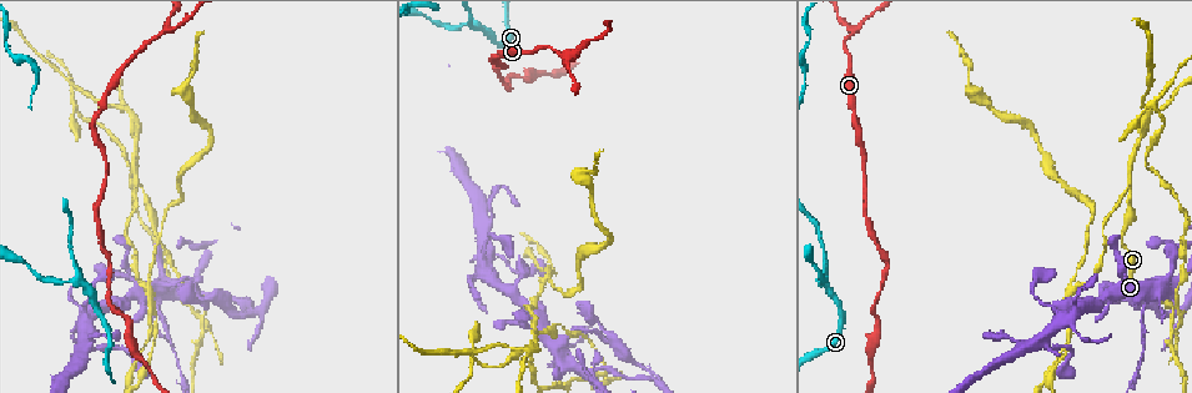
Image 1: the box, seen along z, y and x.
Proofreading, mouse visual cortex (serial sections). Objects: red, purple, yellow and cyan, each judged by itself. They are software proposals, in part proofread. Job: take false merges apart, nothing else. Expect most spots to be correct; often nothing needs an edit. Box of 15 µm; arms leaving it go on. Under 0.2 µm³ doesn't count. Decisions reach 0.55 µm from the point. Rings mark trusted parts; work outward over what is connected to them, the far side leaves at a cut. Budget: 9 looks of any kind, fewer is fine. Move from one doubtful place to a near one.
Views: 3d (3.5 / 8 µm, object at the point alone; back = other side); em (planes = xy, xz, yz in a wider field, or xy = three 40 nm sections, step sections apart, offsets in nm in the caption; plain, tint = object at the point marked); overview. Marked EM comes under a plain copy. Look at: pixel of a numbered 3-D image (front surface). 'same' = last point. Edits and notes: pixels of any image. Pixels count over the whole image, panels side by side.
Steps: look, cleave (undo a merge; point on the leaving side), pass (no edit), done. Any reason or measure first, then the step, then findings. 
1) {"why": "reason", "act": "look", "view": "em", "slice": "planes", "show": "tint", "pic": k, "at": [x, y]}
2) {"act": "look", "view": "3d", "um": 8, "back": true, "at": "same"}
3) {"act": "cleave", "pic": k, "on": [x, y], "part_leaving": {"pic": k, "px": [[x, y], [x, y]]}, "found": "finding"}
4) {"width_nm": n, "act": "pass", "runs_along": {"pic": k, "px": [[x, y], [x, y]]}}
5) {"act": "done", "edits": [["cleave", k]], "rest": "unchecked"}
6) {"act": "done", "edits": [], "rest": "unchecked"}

{"why": "thick turns thin", "act": "look", "view": "3d", "um": 3.5, "pic": 1, "at": [1130, 183]}

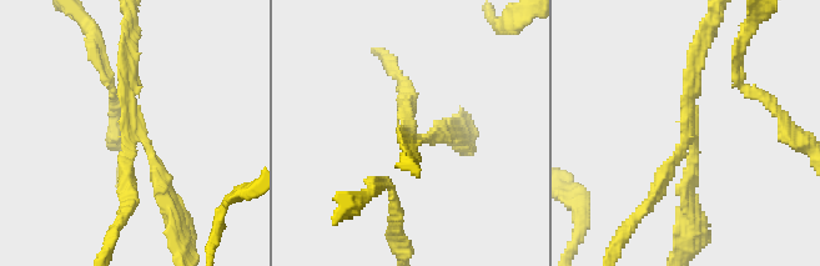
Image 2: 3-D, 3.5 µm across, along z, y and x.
{"arms": 3, "arm_widths_nm": [150, 150, 200], "act": "look", "view": "em", "slice": "planes", "show": "tint", "pic": 2, "at": [696, 136]}

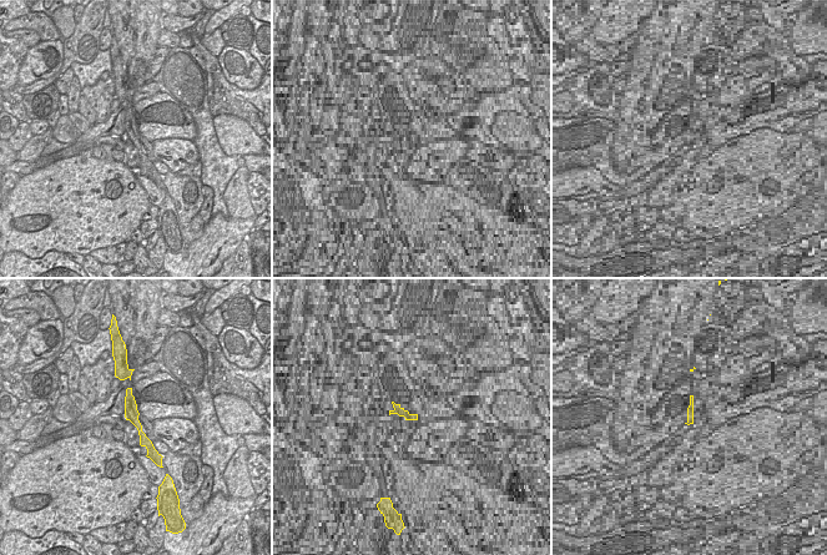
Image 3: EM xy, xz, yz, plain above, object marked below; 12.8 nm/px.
{"width_nm": 190, "act": "cleave", "pic": 2, "on": [669, 172], "part_leaving": {"pic": 2, "px": [[694, 136], [623, 236]]}, "found": "a second cell is stuck on"}

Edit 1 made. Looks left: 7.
{"why": "see it whole again", "act": "look", "view": "overview"}

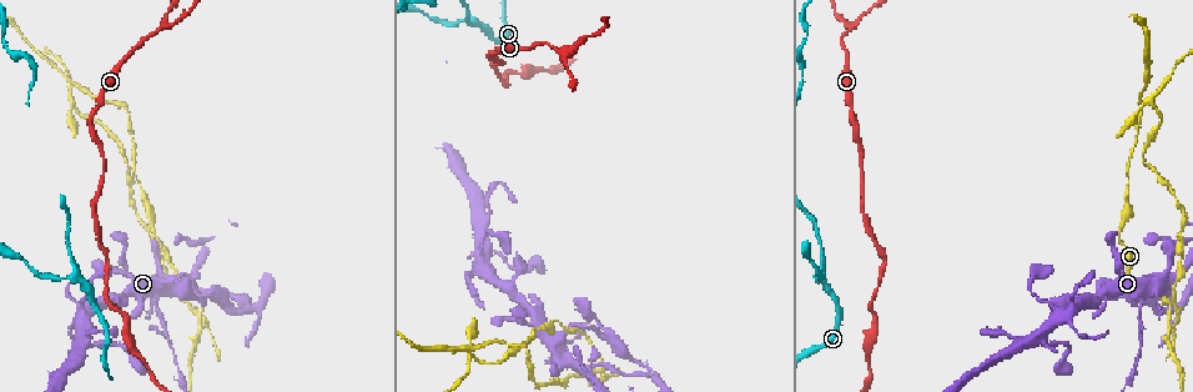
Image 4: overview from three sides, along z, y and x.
{"why": "three-way junction", "act": "look", "view": "3d", "um": 8, "pic": 4, "at": [1167, 326]}

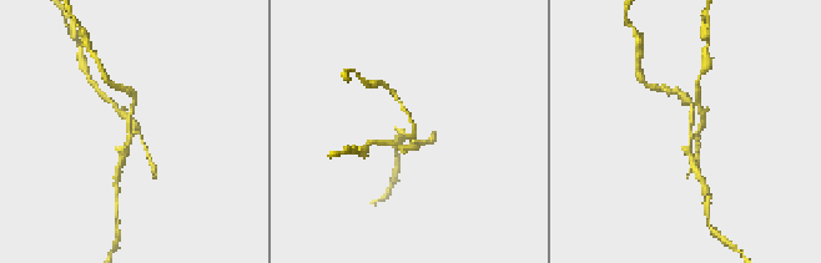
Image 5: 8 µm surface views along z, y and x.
{"act": "look", "view": "3d", "um": 3.5, "back": true, "pic": 5, "at": [695, 135]}

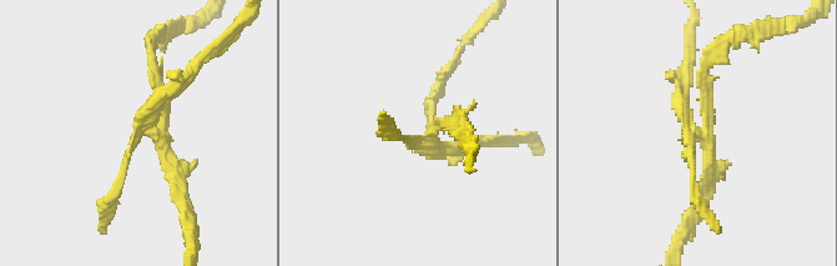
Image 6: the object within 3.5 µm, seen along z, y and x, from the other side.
{"why": "need the tissue", "act": "look", "view": "em", "slice": "xy", "step": 5, "show": "tint", "pic": 6, "at": [438, 128]}

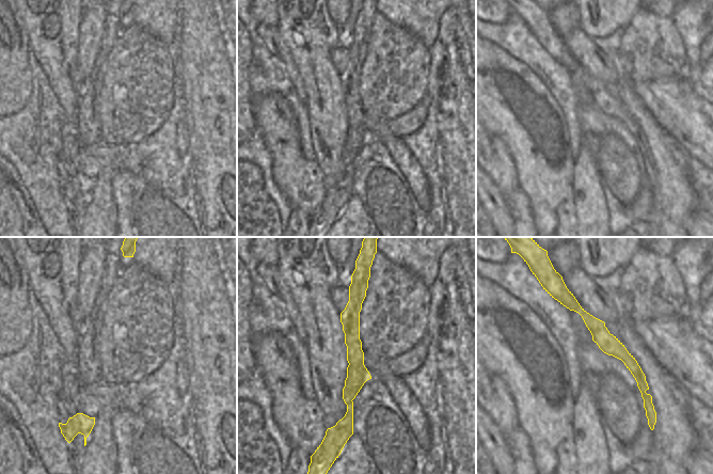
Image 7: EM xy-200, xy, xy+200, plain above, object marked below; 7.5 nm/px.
{"act": "cleave", "pic": 6, "on": [681, 88], "part_leaving": {"pic": 6, "px": [[701, 134], [679, 106], [691, 45]]}, "found": "a second cell is stuck on"}

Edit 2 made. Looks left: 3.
{"why": "see it whole again", "act": "look", "view": "overview"}

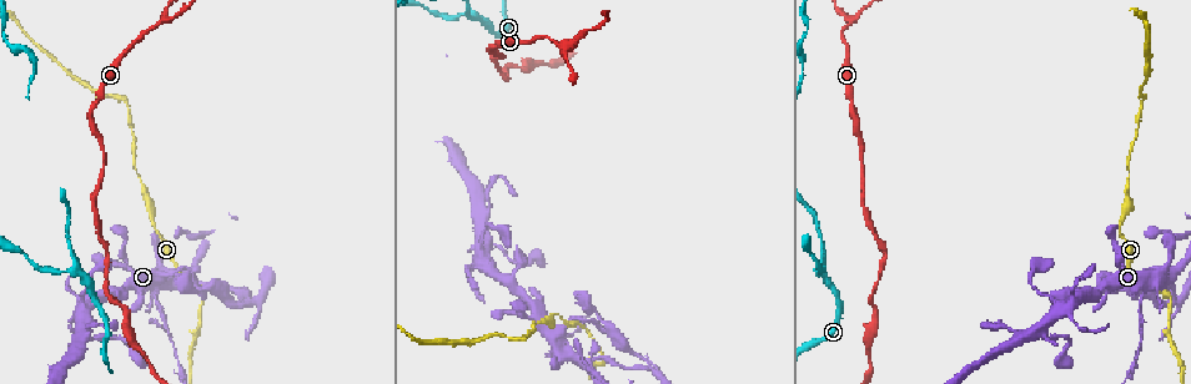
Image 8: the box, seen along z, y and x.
{"why": "three-way junction", "act": "look", "view": "em", "slice": "xy", "step": 1, "show": "tint", "pic": 8, "at": [824, 273]}

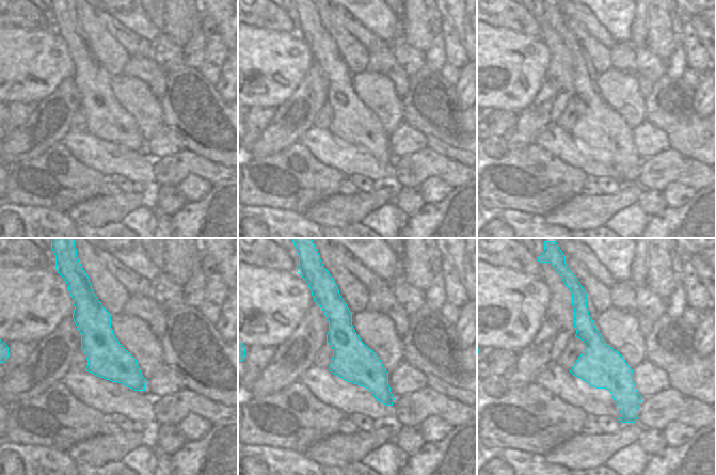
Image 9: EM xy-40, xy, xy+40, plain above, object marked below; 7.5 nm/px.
{"act": "look", "view": "3d", "um": 3.5, "at": "same"}

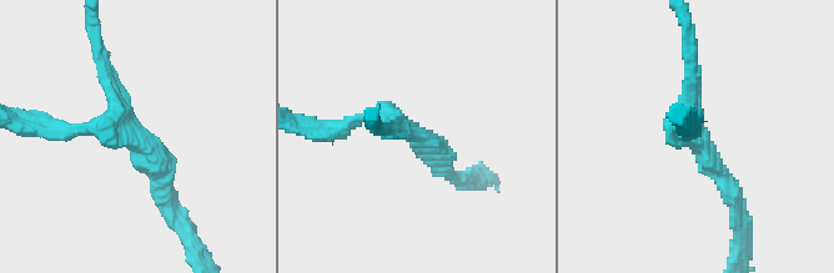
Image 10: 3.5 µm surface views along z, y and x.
{"width_nm": 300, "act": "pass", "runs_along": {"pic": 10, "px": [[164, 193], [136, 140], [48, 131]]}, "found": "all the same cell"}

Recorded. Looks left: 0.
{"act": "done", "edits": [["cleave", 2], ["cleave", 6]], "rest": "unchecked"}

